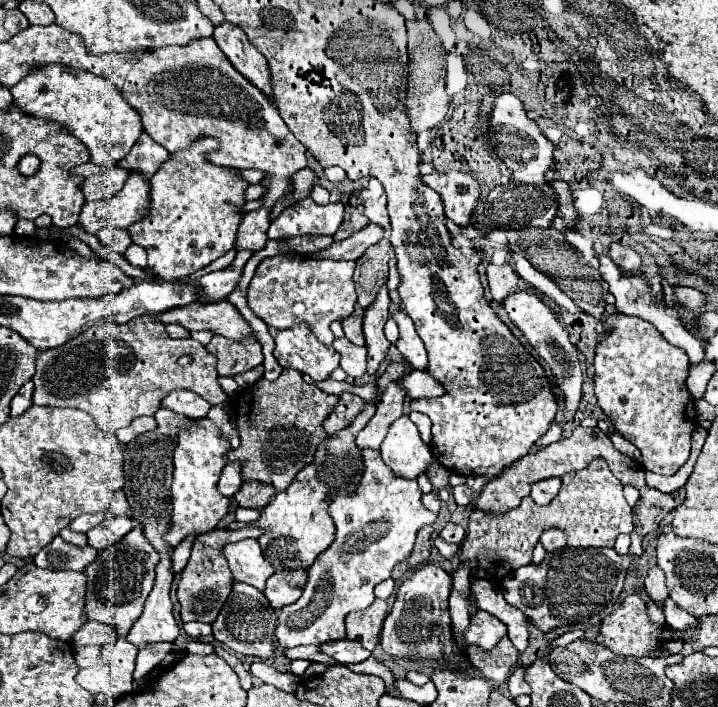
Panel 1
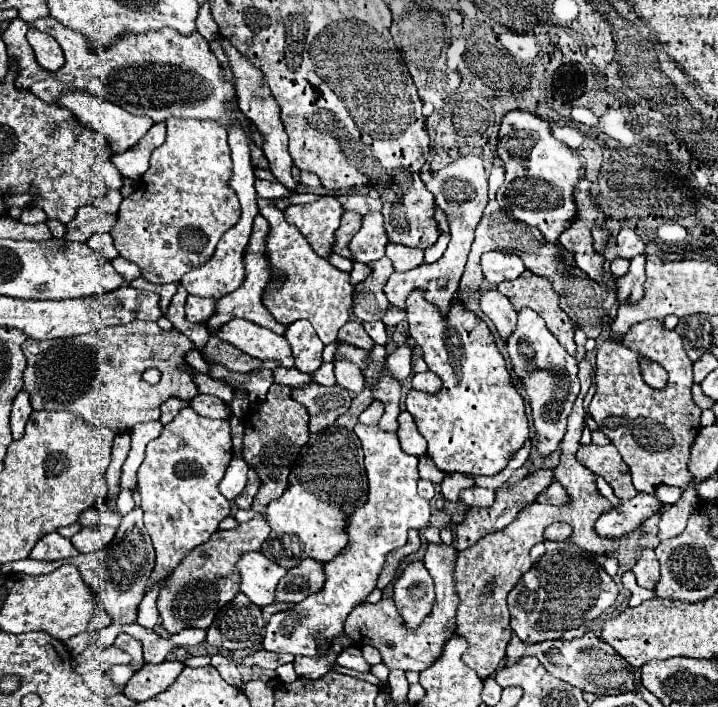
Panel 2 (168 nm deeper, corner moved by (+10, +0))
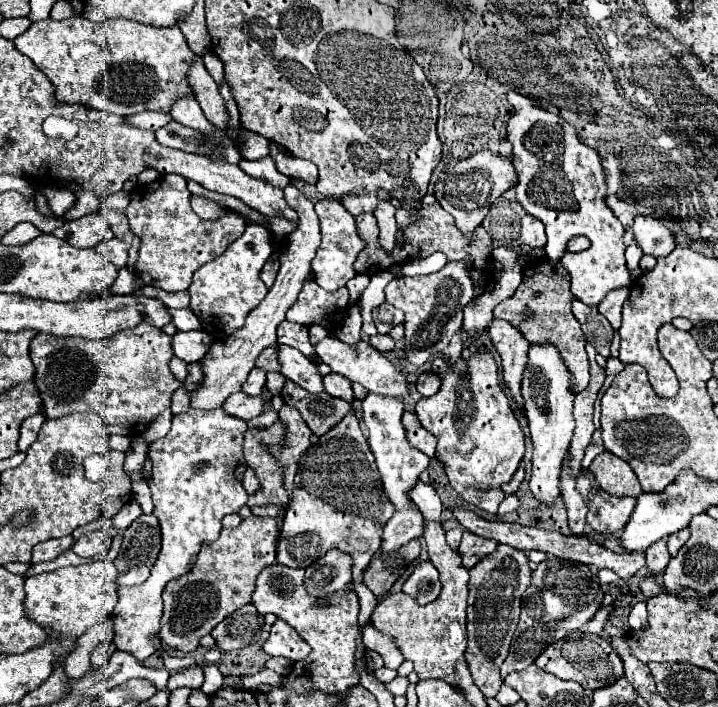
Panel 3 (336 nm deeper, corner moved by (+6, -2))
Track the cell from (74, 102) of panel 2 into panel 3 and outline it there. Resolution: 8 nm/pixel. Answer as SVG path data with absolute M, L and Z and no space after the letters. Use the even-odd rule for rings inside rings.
M145 111L145 113L137 113L133 117L125 117L127 125L133 125L137 129L143 131L157 131L163 125L167 125L171 121L169 113L153 113L153 111Z

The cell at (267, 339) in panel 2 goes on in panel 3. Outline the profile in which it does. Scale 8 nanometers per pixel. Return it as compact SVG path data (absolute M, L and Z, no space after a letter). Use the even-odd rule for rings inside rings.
M277 343L277 359L281 363L281 373L295 381L297 385L301 385L303 389L307 389L309 393L321 393L323 391L323 383L321 383L321 373L317 371L317 365L313 365L301 351L297 351L295 347Z

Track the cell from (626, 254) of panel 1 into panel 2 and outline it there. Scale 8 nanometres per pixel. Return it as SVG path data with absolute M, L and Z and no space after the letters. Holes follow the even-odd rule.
M623 223L623 229L617 237L617 245L619 245L619 257L625 259L633 259L635 255L645 253L645 241L637 235L637 231L629 223Z

